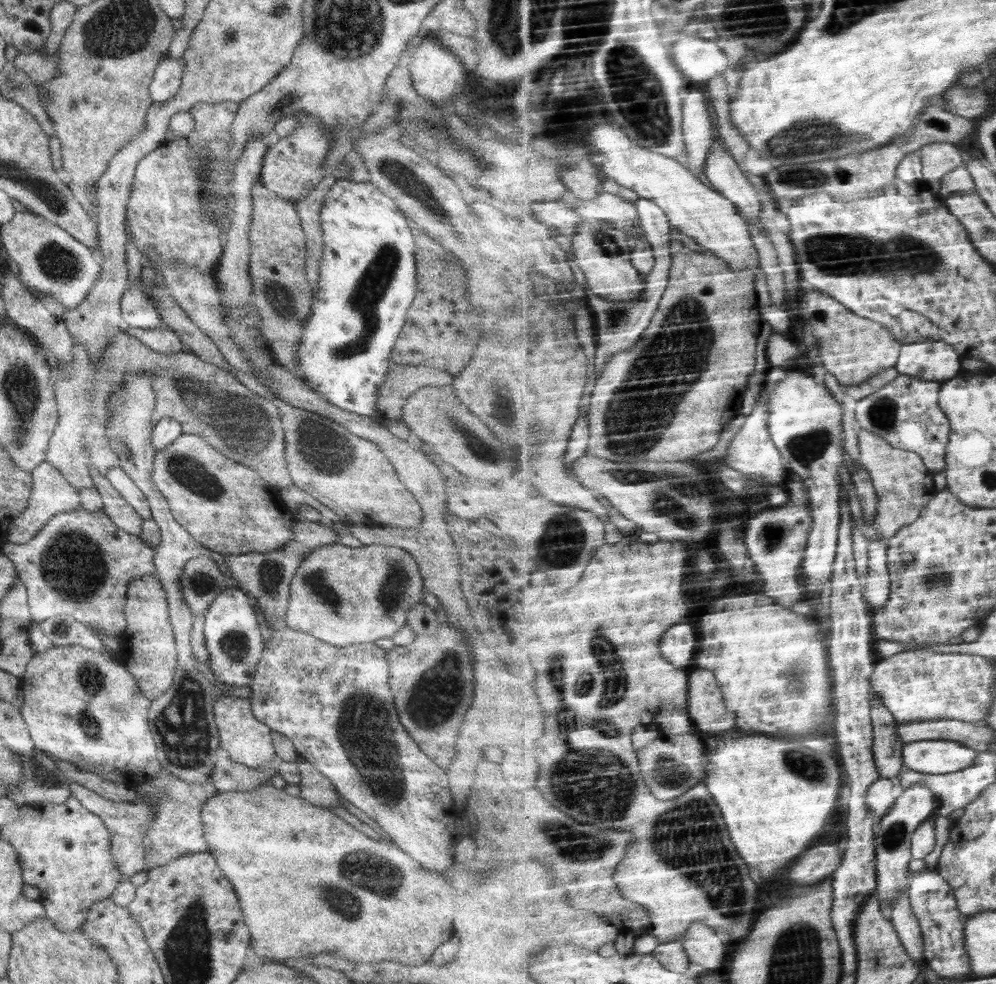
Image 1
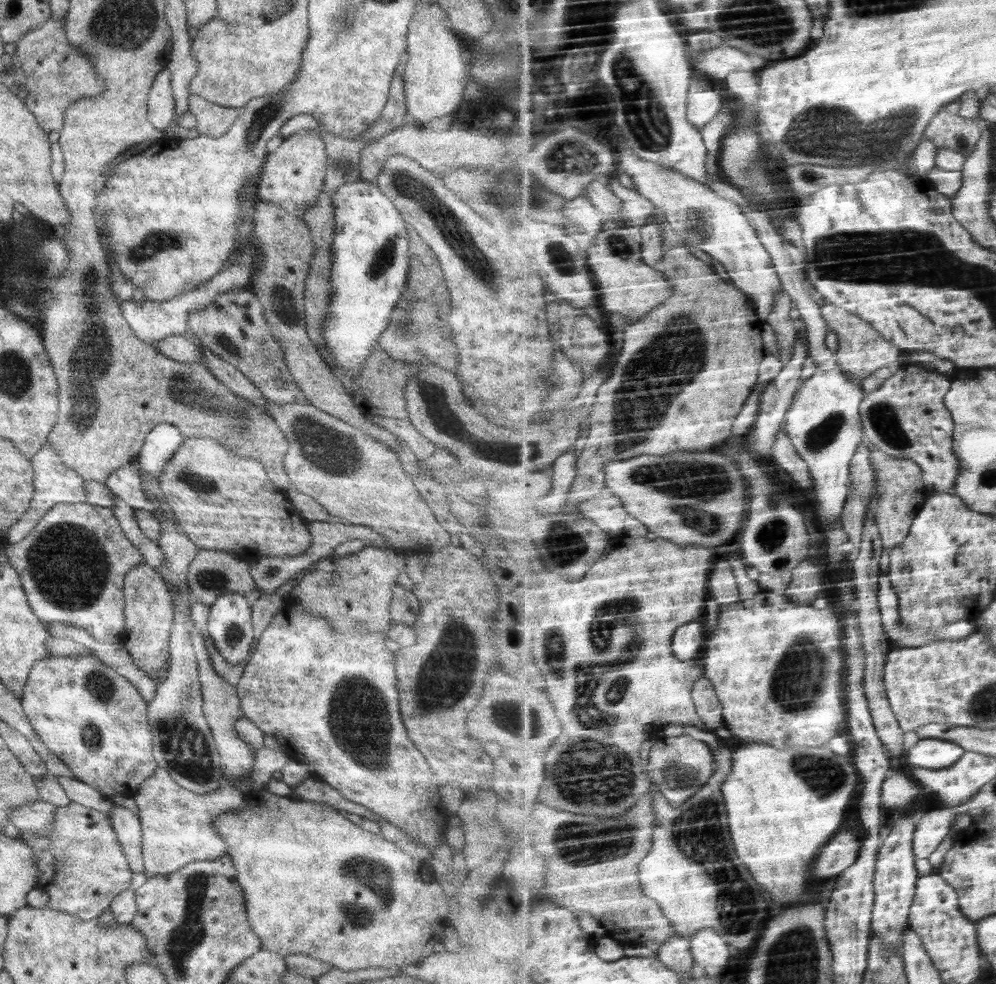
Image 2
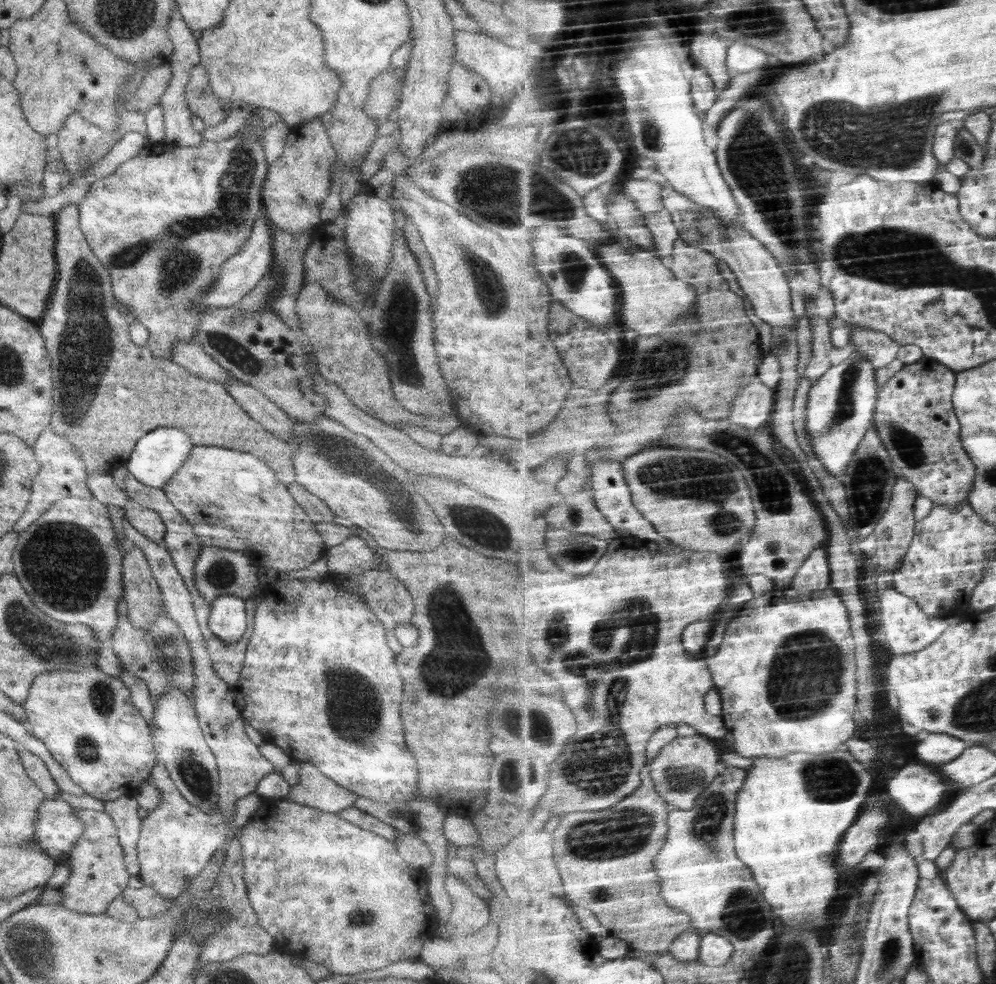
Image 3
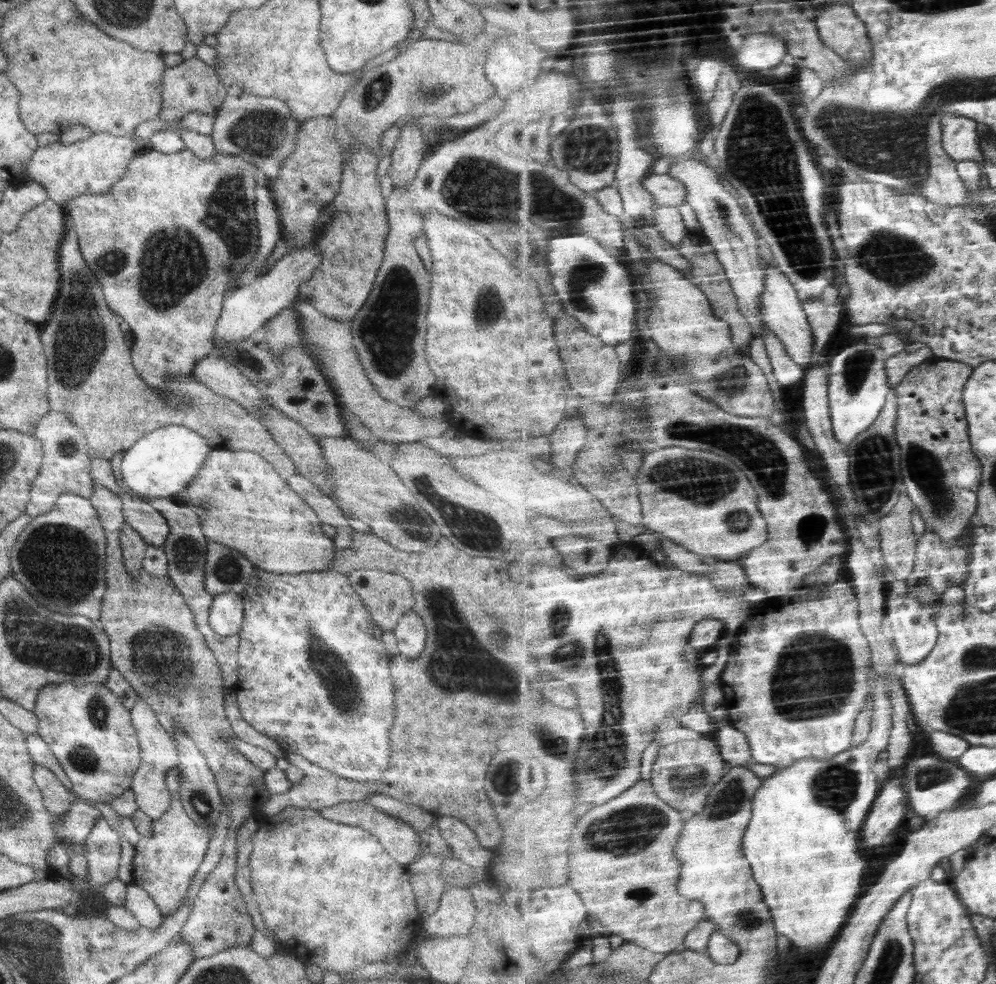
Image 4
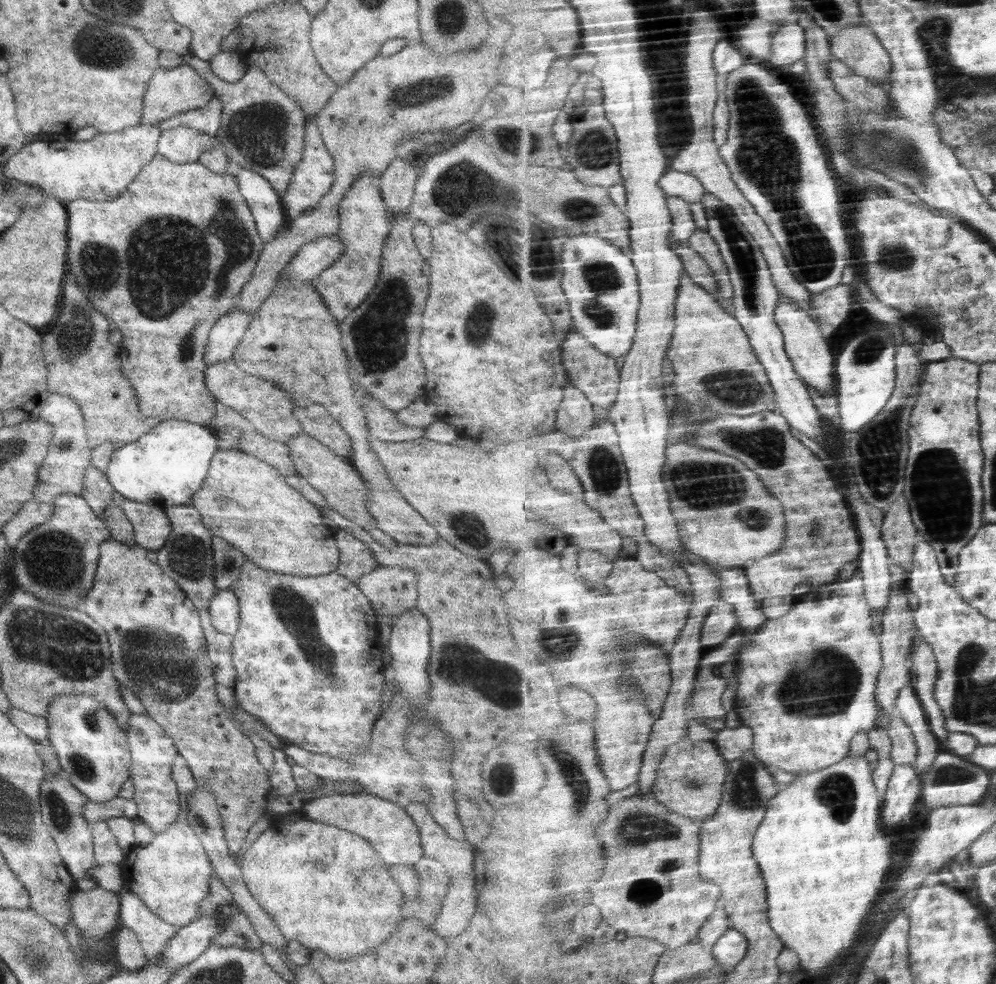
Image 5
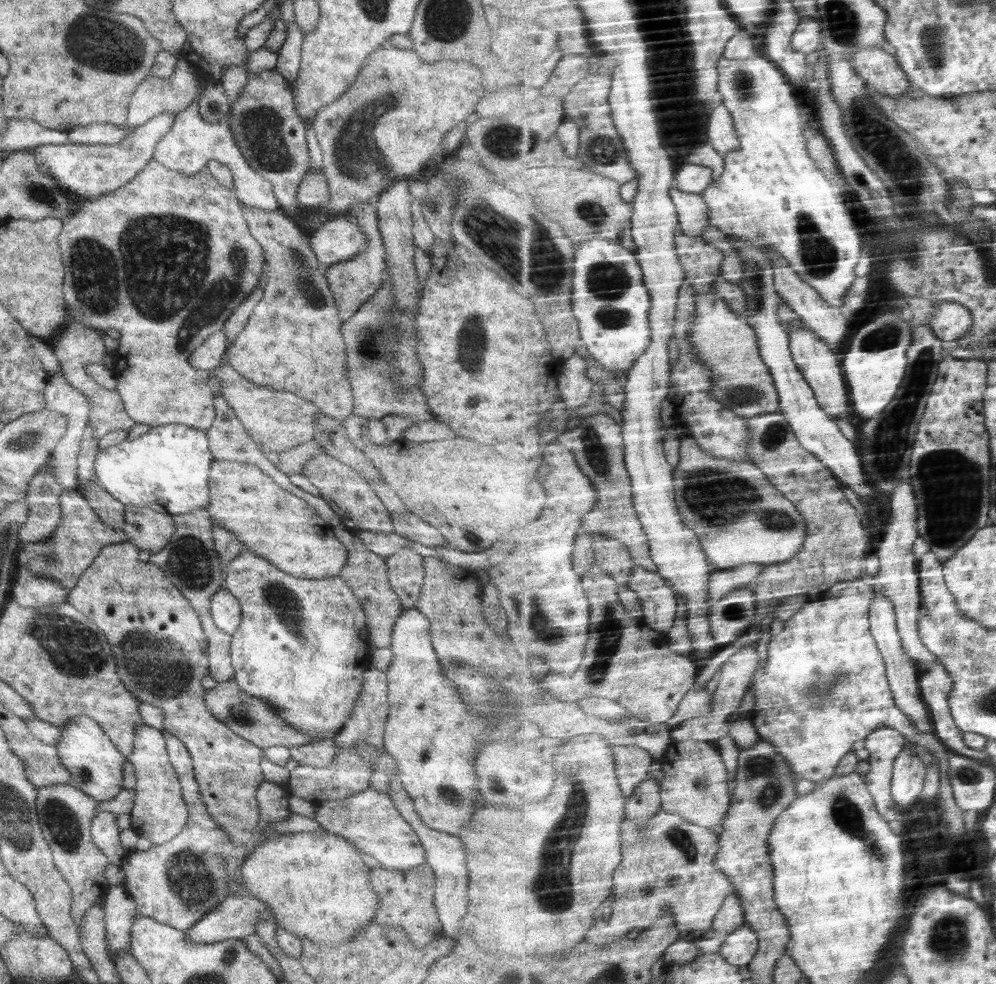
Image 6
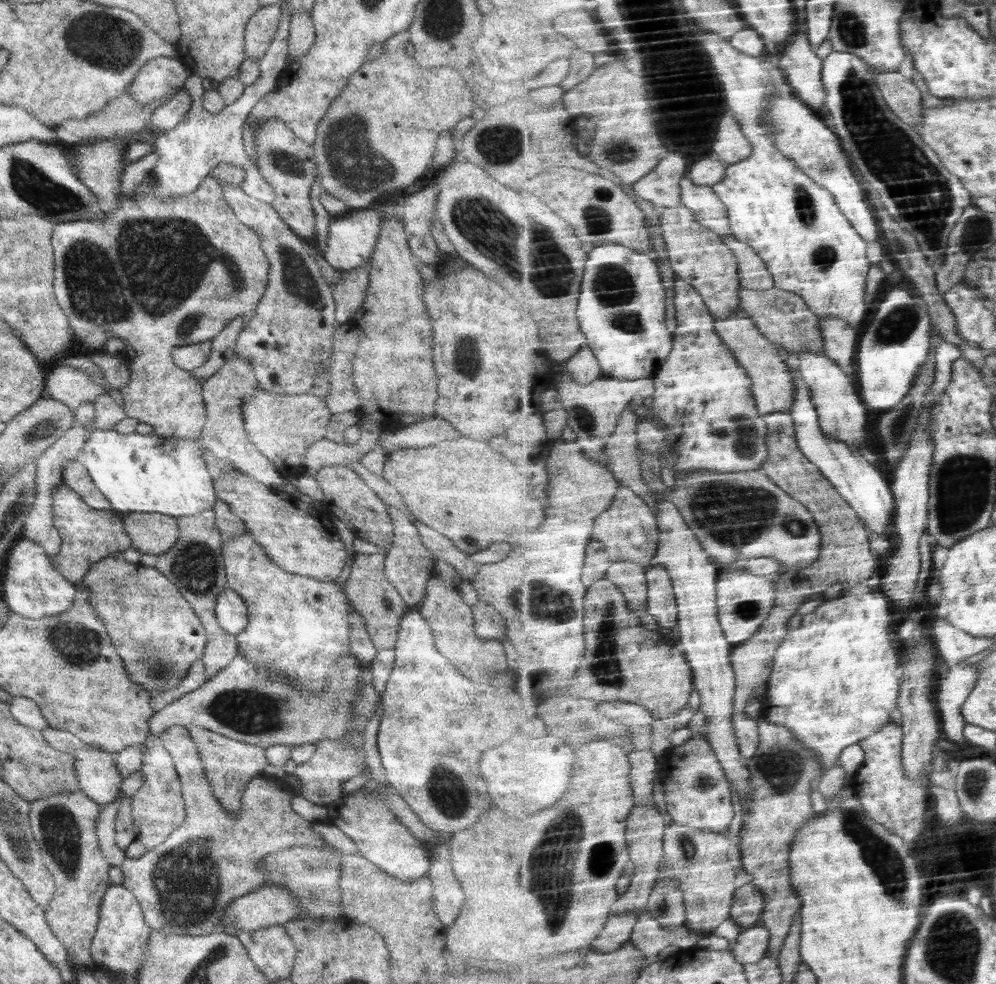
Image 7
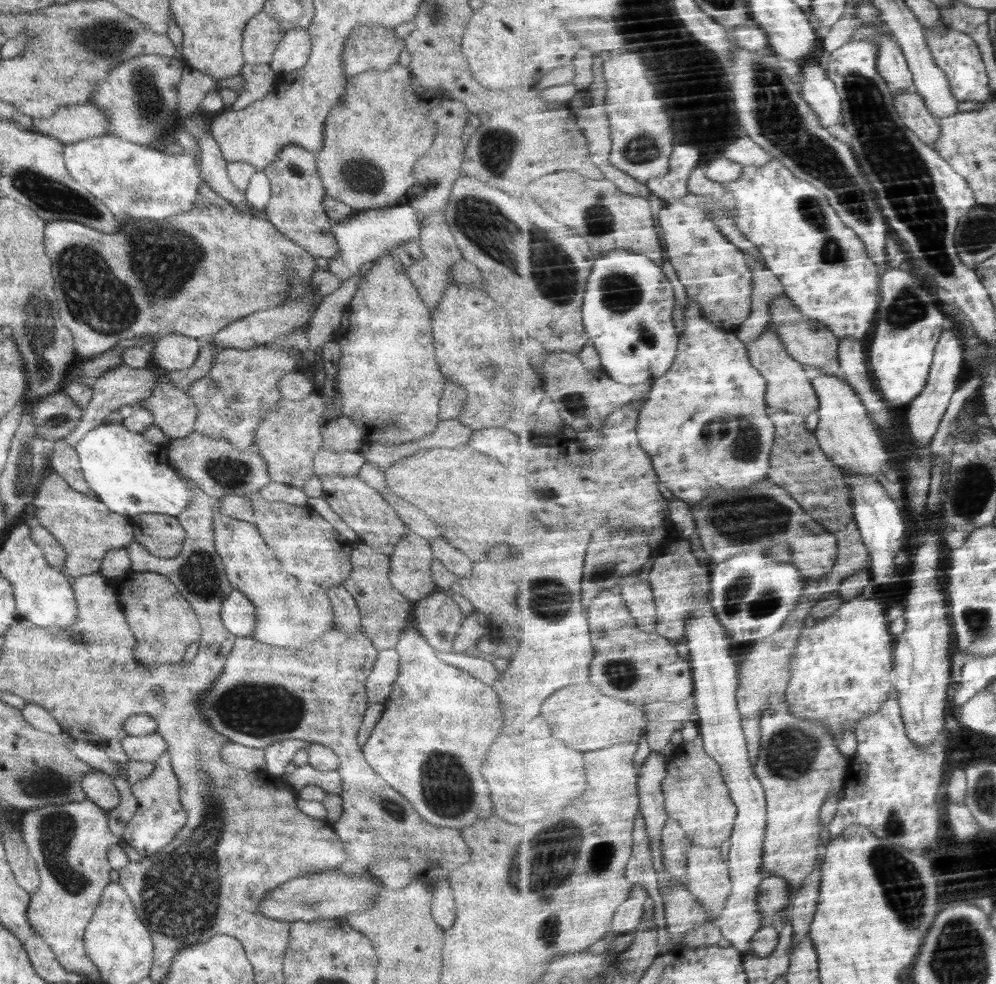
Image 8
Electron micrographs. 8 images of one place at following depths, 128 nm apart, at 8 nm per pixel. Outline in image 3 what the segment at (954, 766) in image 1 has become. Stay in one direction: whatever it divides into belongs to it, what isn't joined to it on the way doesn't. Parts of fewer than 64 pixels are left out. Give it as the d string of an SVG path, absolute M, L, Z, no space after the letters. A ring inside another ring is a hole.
M931 733L917 746L917 755L922 762L943 766L957 760L970 748L970 744L961 738L946 733Z

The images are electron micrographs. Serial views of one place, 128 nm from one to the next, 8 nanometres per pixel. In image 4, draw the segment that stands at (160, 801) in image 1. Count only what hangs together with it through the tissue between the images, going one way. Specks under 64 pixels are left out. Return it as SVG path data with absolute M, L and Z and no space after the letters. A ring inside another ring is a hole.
M173 768L164 775L164 782L170 791L171 807L158 820L152 821L150 836L141 836L135 844L133 878L156 903L162 915L175 913L187 899L190 882L197 873L199 864L209 847L207 832L199 827L183 809L179 795L179 770Z

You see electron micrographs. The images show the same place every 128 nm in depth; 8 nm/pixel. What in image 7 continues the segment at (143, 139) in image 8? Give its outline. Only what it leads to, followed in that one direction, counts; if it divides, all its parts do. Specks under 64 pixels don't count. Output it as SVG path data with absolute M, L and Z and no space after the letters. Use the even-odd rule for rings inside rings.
M158 57L149 60L127 88L144 106L166 95L172 96L182 87L191 71L179 58Z

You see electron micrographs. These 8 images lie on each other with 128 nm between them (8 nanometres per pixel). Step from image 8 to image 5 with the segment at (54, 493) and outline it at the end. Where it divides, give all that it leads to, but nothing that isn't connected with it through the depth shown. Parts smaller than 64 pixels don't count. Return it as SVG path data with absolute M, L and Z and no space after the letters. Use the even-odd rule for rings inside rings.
M61 494L55 497L52 503L54 512L50 518L30 529L12 550L10 574L14 575L20 589L33 594L36 598L48 604L78 609L81 605L81 598L87 595L94 584L100 558L100 545L110 538L111 532L105 522L94 514L82 495Z

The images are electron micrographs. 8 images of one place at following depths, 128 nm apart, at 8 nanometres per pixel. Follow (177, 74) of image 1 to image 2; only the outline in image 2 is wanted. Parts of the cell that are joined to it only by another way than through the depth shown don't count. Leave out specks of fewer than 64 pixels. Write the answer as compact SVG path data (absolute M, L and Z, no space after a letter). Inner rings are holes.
M162 69L152 83L147 102L147 117L156 130L164 131L173 122L175 100L171 85L172 73Z

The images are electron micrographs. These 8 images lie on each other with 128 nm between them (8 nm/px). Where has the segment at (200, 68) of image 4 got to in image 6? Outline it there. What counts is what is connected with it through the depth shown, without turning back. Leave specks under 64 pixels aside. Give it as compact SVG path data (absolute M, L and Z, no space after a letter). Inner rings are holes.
M181 57L177 61L175 73L171 74L170 78L163 79L150 74L139 84L130 99L125 126L129 130L134 130L134 128L146 124L158 114L164 114L165 112L177 113L186 110L197 97L199 89L198 78L194 74L193 66Z

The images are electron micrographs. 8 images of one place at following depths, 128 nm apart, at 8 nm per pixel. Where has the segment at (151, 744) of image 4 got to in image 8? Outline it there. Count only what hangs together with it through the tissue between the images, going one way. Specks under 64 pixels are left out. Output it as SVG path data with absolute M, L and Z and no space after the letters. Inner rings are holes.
M167 755L159 757L153 763L154 770L137 784L131 785L131 791L137 800L137 809L123 832L124 842L128 842L142 857L156 854L171 843L187 821L179 795L179 780Z

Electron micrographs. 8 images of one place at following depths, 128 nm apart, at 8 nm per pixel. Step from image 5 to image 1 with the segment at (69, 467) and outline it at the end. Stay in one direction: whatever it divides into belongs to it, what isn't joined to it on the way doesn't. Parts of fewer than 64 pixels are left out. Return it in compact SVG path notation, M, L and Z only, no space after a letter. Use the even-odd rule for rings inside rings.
M47 460L41 462L31 474L33 487L27 507L19 515L9 520L9 530L6 538L16 544L24 544L34 538L55 514L70 512L81 504L78 489L74 488L62 474L58 472Z

